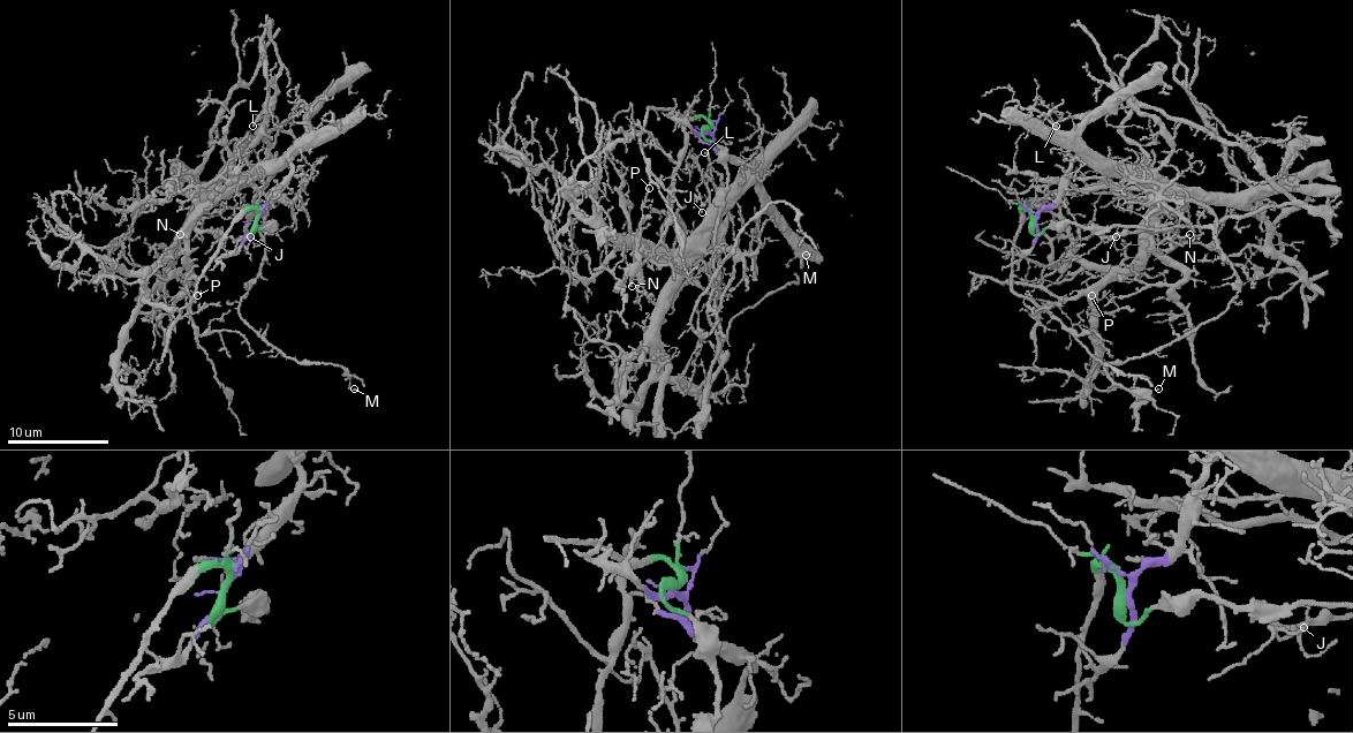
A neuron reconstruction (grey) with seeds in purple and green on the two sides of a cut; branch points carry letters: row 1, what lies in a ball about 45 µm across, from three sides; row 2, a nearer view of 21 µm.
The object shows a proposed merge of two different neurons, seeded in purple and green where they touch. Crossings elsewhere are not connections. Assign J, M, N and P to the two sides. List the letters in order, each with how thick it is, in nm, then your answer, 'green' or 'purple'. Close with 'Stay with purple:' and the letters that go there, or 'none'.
J: 100 nm | purple
M: 80 nm | green
N: 180 nm | purple
P: 130 nm | purple
Stay with purple: J, N, P

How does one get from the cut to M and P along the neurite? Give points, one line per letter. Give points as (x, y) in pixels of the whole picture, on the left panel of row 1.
M: (256, 221), (274, 226), (258, 226), (239, 315), (353, 390)
P: (256, 221), (289, 172), (287, 159), (262, 163), (187, 234), (184, 285), (190, 297), (197, 295)

